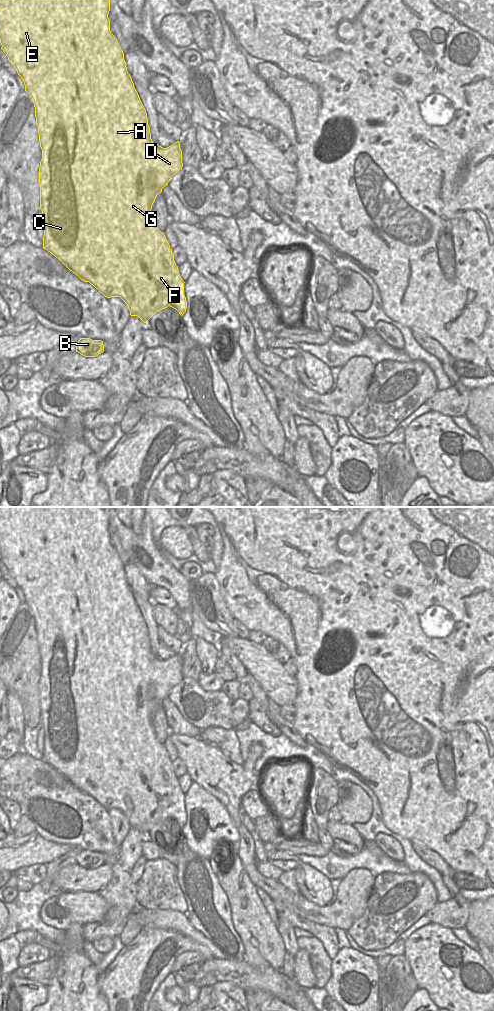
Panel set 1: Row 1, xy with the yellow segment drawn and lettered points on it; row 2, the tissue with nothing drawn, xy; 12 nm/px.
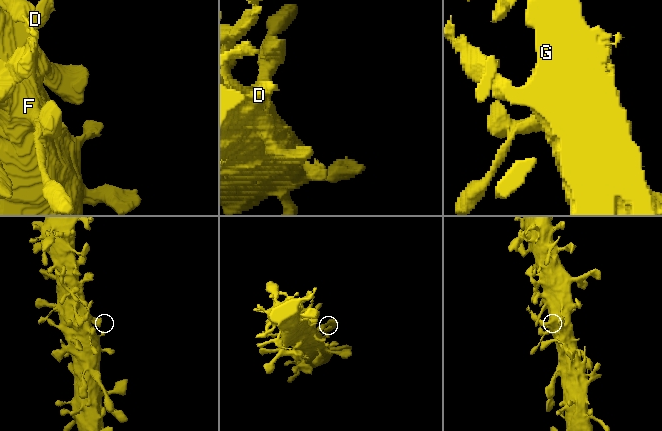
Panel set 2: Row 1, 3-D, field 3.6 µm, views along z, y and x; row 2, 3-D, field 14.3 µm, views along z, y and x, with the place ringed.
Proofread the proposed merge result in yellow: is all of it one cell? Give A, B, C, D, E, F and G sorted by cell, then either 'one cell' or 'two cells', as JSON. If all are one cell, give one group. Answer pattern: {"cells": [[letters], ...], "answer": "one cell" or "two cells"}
{"cells": [["A", "B", "C", "D", "E", "F", "G"]], "answer": "one cell"}

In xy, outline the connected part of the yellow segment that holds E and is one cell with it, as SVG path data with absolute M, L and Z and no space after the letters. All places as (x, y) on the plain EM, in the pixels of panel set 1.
M0 507L0 555L8 572L23 591L25 603L30 607L35 619L42 671L39 679L40 719L44 729L43 760L81 792L89 794L105 809L120 809L128 818L131 828L139 829L146 835L156 824L168 818L182 828L187 821L184 807L184 793L174 773L172 761L157 739L152 727L152 717L171 689L183 679L179 653L163 660L151 651L146 622L127 583L124 565L117 551L110 543L111 507Z

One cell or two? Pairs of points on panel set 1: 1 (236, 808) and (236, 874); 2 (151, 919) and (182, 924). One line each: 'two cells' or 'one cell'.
1: two cells
2: one cell

